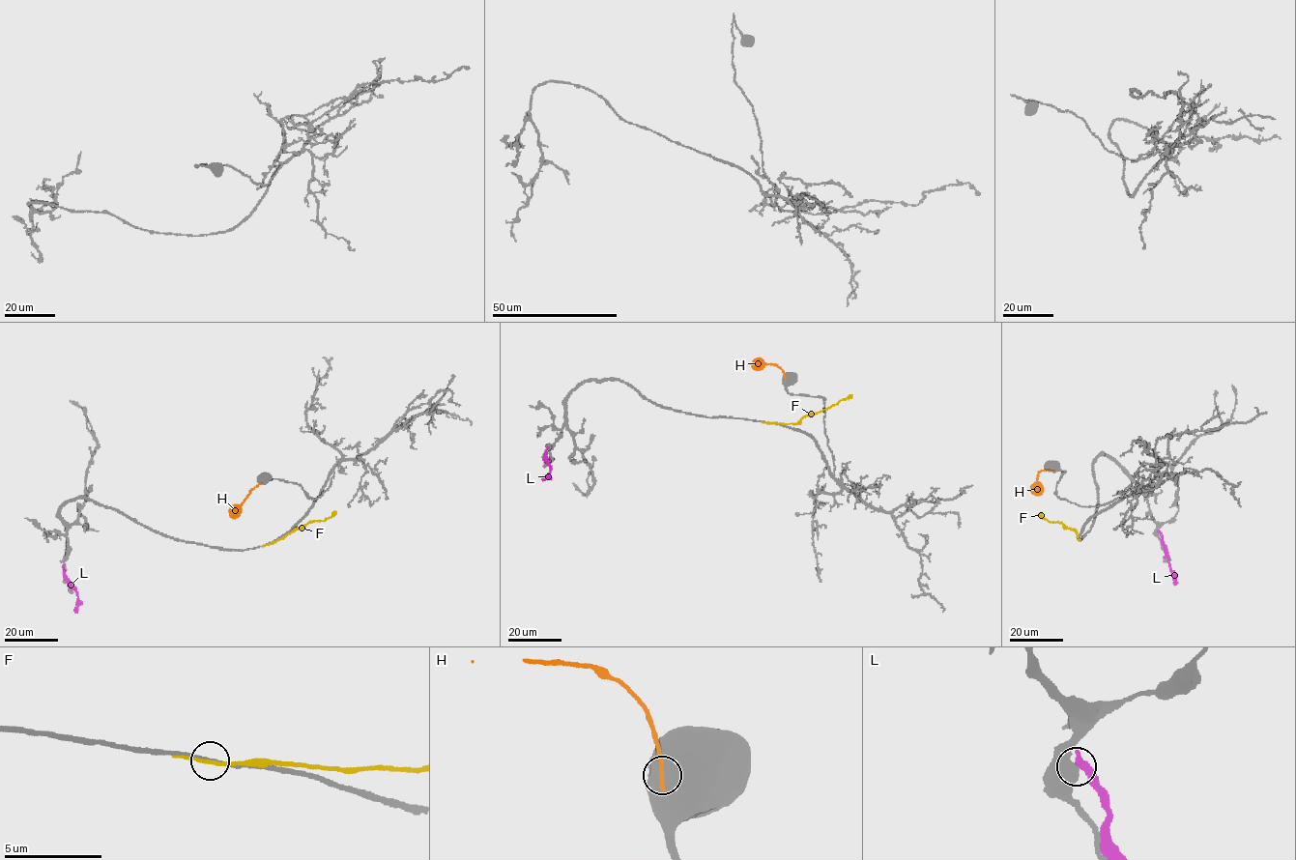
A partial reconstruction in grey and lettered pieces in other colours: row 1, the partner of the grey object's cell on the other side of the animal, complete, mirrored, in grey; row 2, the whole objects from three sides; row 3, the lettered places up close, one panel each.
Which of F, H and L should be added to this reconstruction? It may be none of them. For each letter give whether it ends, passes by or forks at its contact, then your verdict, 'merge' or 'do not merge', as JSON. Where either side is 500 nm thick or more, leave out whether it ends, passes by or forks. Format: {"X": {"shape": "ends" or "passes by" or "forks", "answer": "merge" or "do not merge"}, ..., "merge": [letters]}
{"F": {"shape": "passes by", "answer": "do not merge"}, "H": {"answer": "do not merge"}, "L": {"answer": "do not merge"}, "merge": []}

